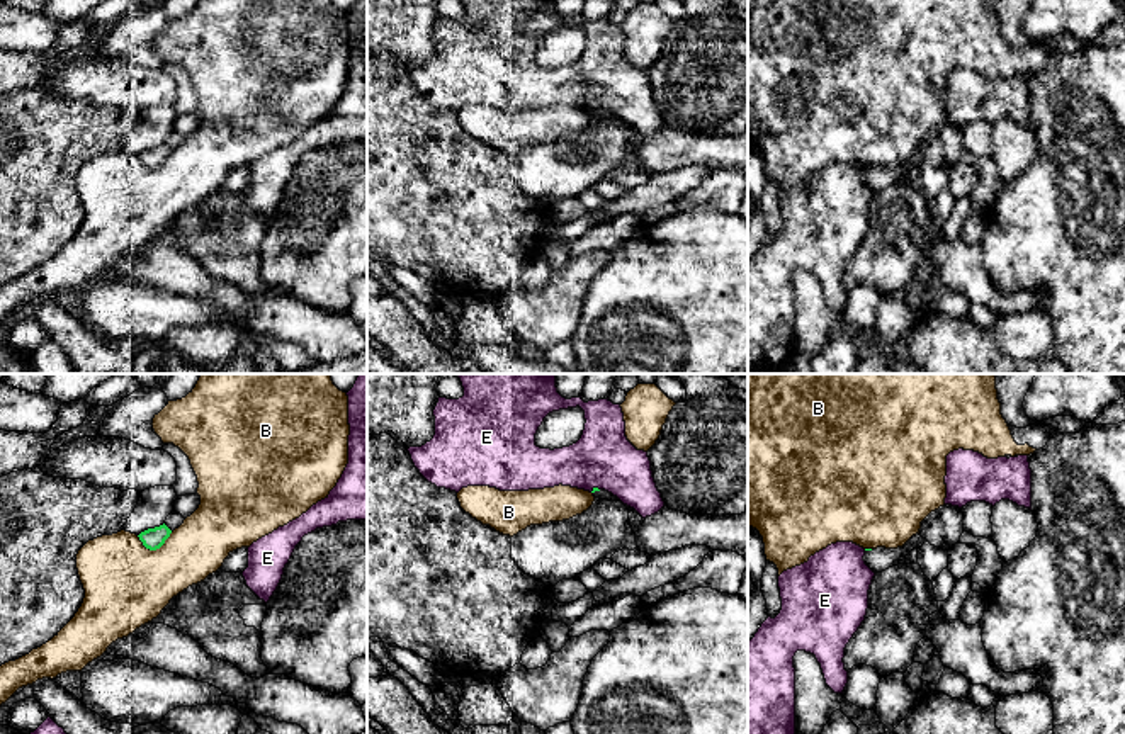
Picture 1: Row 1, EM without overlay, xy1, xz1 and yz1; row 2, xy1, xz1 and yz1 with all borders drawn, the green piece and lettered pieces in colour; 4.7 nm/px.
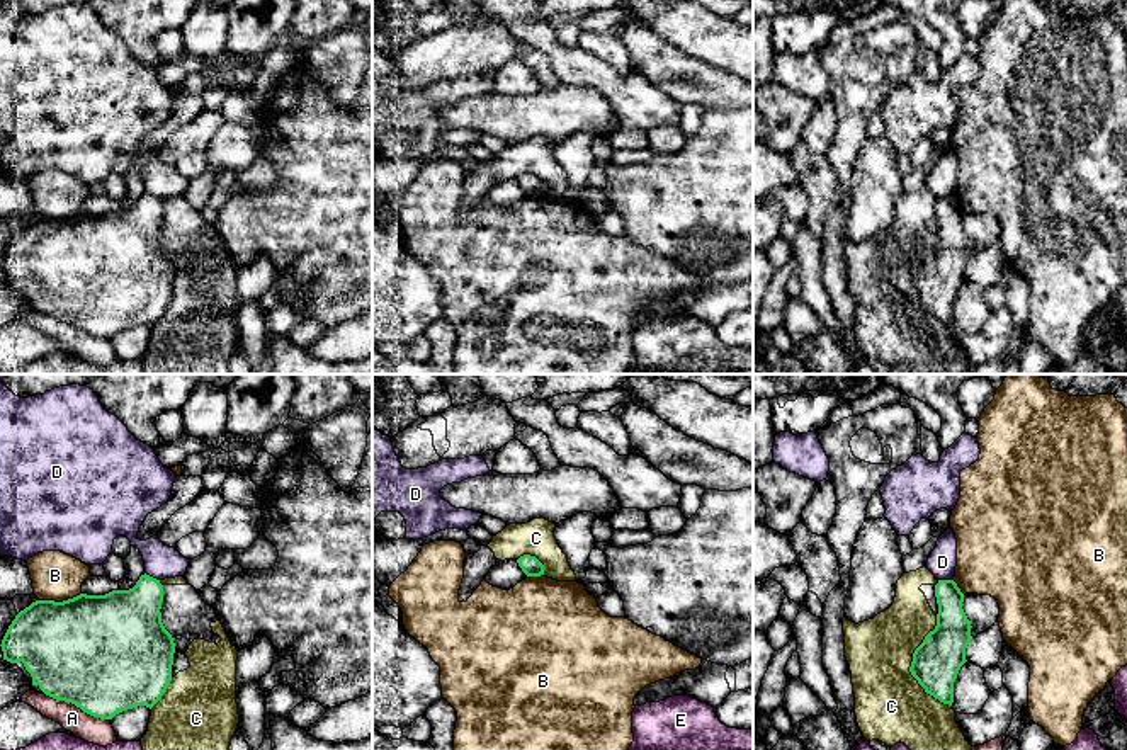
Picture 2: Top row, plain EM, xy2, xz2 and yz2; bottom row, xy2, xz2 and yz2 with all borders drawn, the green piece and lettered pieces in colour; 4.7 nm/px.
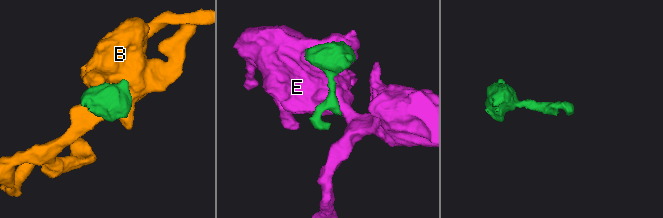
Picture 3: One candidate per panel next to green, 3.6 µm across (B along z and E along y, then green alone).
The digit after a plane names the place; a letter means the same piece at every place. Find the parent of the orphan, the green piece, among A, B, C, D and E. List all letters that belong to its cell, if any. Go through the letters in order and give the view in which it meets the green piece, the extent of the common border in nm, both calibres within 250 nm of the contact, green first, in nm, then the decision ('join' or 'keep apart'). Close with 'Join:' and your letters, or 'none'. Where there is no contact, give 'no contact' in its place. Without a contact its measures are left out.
A: xy2 | 340 nm | 500/130 nm | keep apart
B: xy1 | 180 nm | 100/400 nm | keep apart
C: yz2 | 440 nm | 220/340 nm | keep apart
D: xy2 | 80 nm | 320/160 nm | keep apart
E: xz1 | 50 nm | 20/280 nm | keep apart
Join: none

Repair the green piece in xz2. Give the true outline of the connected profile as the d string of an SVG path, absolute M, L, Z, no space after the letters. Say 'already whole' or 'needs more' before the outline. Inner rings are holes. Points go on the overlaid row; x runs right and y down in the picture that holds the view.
already whole; M524 554L517 560L517 563L527 577L544 575L544 565L535 556Z

